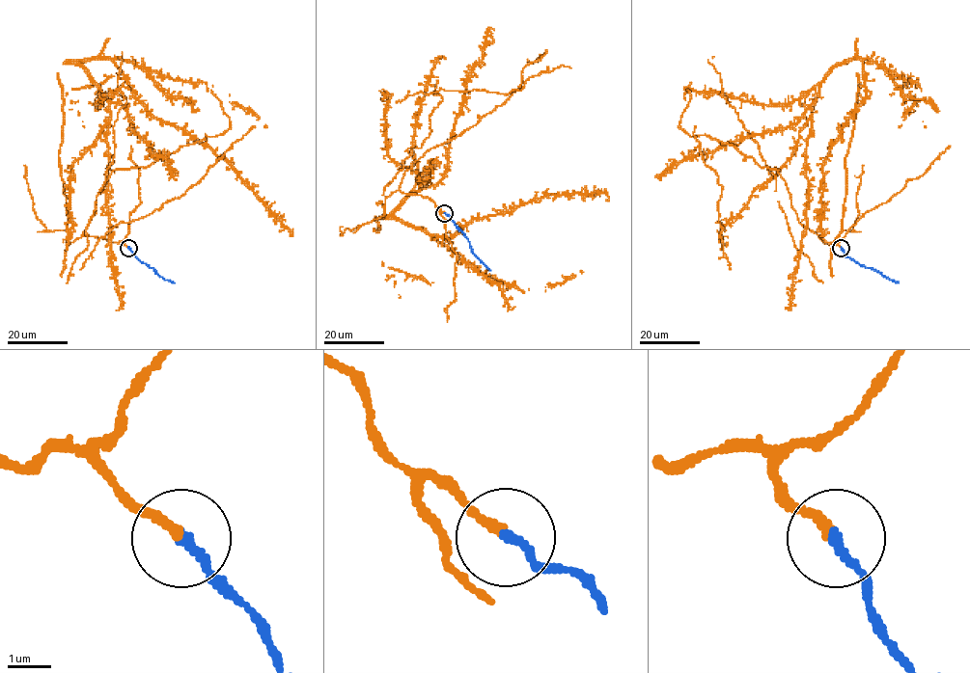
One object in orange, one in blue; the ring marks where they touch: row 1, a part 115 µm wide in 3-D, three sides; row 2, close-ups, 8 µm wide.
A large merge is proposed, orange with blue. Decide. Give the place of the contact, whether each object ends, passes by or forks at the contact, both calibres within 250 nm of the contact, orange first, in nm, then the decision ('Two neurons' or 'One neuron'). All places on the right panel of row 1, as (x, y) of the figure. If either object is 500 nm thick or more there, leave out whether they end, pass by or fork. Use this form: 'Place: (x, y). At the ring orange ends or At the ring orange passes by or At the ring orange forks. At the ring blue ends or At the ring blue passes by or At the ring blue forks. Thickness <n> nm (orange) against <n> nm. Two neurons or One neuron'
Place: (841, 248). At the ring orange ends. At the ring blue ends. Thickness 240 nm (orange) against 220 nm. One neuron

